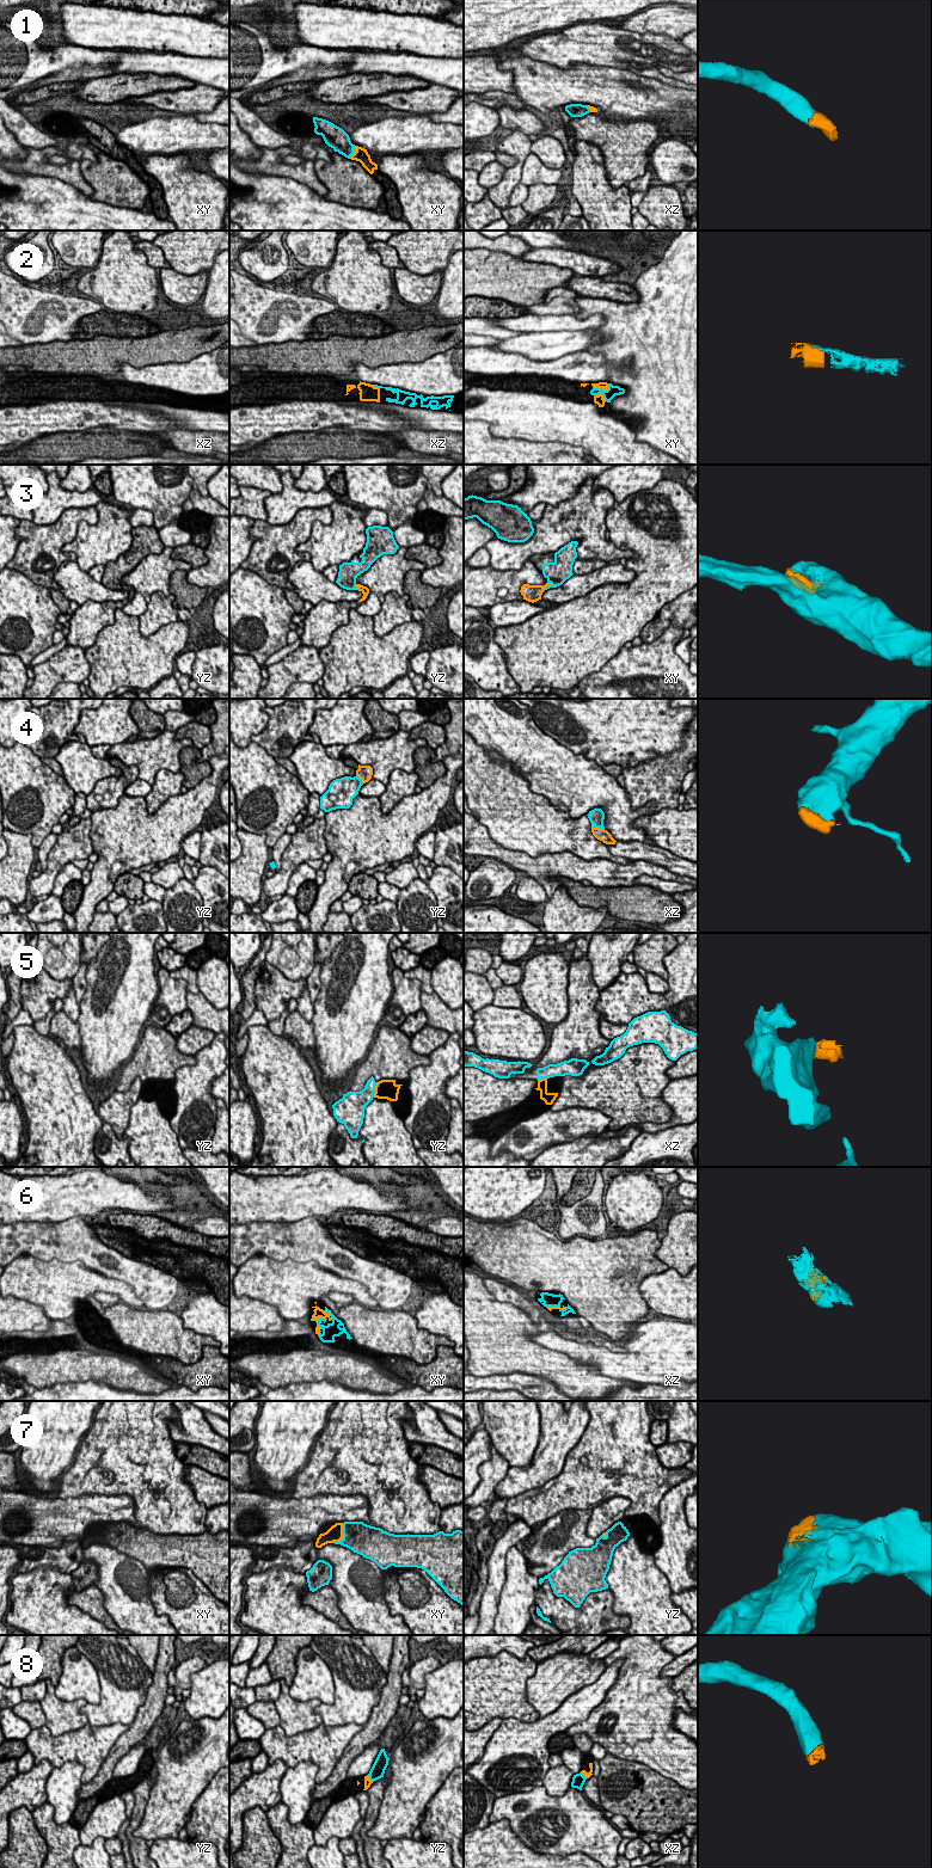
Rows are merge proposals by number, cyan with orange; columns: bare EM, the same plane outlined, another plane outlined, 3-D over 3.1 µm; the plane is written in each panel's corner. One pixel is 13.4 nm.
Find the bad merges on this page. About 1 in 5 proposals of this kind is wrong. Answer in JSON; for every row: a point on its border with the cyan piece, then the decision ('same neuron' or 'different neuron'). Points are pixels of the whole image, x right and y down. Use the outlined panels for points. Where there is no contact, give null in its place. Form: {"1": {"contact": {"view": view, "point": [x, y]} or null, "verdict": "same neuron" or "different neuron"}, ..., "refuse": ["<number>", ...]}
{"1": {"contact": {"view": "xy", "point": [354, 152]}, "verdict": "same neuron"}, "2": {"contact": {"view": "xy", "point": [602, 388]}, "verdict": "same neuron"}, "3": {"contact": {"view": "xy", "point": [546, 587]}, "verdict": "same neuron"}, "4": {"contact": {"view": "xz", "point": [598, 827]}, "verdict": "same neuron"}, "5": {"contact": {"view": "yz", "point": [374, 1089]}, "verdict": "different neuron"}, "6": {"contact": {"view": "xy", "point": [318, 1322]}, "verdict": "same neuron"}, "7": {"contact": {"view": "xy", "point": [343, 1535]}, "verdict": "same neuron"}, "8": {"contact": {"view": "xz", "point": [582, 1775]}, "verdict": "same neuron"}, "refuse": ["5"]}

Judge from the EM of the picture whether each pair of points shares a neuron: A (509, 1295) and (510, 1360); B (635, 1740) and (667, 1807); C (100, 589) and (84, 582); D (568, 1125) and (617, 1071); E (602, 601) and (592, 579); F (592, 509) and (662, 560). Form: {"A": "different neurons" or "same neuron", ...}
{"A": "different neurons", "B": "different neurons", "C": "same neuron", "D": "different neurons", "E": "different neurons", "F": "different neurons"}

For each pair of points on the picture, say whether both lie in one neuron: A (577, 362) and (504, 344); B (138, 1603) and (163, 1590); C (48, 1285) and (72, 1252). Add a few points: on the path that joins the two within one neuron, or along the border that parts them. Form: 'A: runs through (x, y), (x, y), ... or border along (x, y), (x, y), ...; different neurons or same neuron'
A: border along (583, 350), (568, 352), (551, 360), (531, 360); different neurons
B: border along (146, 1570), (154, 1610), (167, 1618); different neurons
C: border along (38, 1258), (44, 1260), (80, 1260), (92, 1270); different neurons

